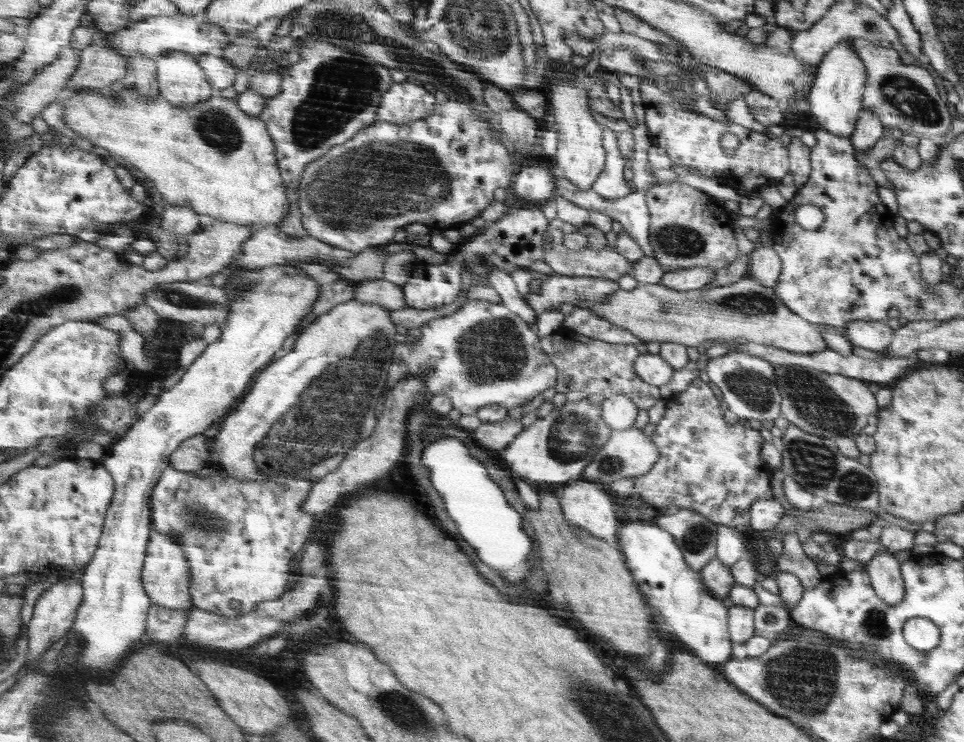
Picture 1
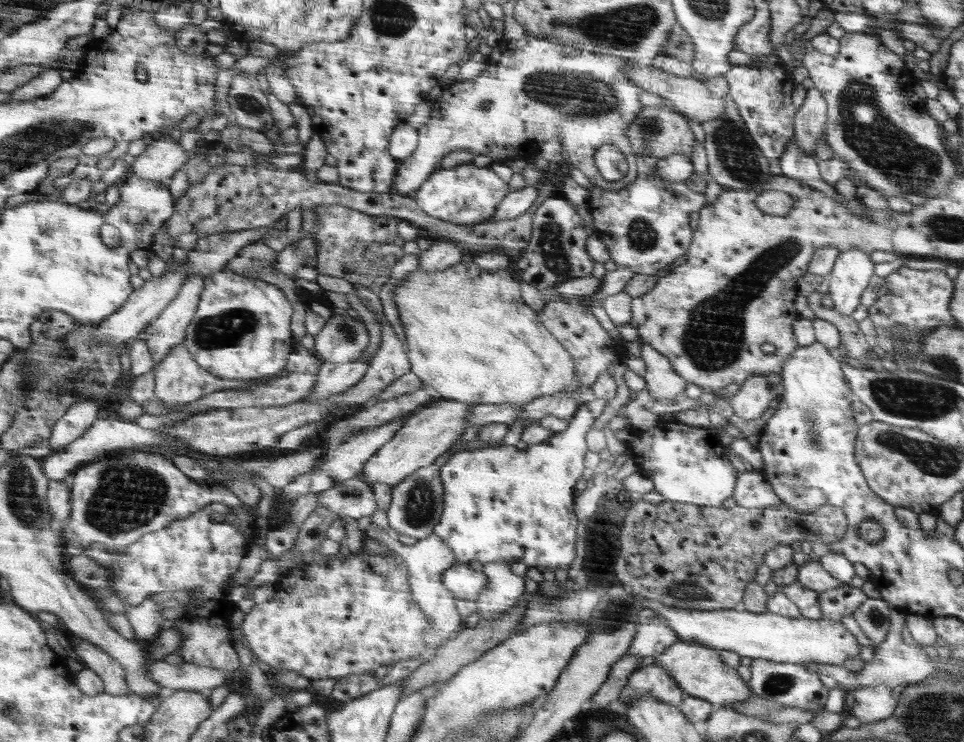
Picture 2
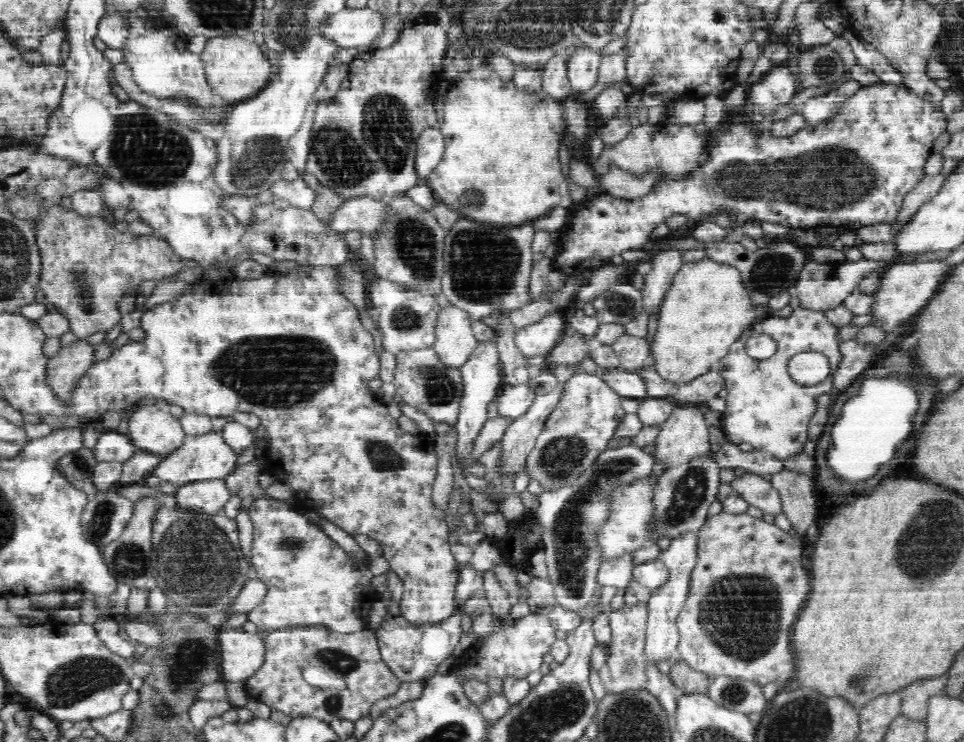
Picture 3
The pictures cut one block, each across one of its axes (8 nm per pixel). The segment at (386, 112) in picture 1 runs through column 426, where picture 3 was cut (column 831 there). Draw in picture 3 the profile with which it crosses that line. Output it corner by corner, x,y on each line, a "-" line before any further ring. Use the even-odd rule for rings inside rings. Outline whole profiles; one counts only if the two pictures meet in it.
850,78
849,81
829,93
808,99
801,106
802,116
807,121
807,125
811,127
836,116
842,110
841,104
854,96
862,87
860,82

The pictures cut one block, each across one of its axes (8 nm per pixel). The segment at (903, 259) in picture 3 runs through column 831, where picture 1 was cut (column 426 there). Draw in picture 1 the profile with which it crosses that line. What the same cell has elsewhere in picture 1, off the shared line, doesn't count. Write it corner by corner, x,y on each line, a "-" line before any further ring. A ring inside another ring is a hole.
451,255
450,260
444,264
427,265
424,269
424,276
413,277
401,286
404,292
404,300
408,308
440,308
440,306
449,305
454,302
459,293
459,274
462,272
461,263
454,260

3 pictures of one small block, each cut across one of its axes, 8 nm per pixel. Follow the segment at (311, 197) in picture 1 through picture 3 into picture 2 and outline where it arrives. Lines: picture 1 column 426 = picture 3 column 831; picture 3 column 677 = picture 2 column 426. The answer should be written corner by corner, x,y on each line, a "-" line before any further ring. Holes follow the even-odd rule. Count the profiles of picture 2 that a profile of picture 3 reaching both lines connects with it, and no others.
467,163
454,168
440,167
412,198
421,211
434,218
457,225
477,225
493,219
508,192
508,184
504,184
490,166
477,167

